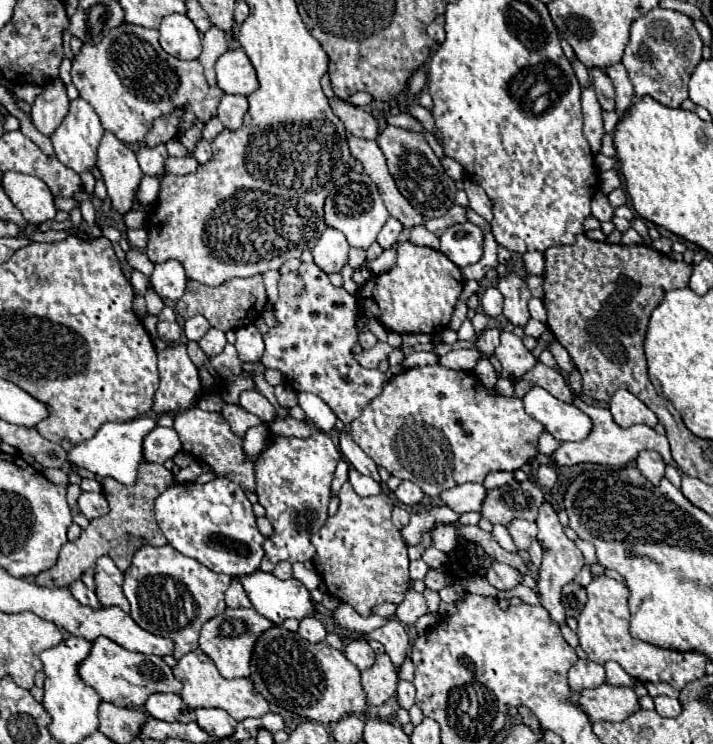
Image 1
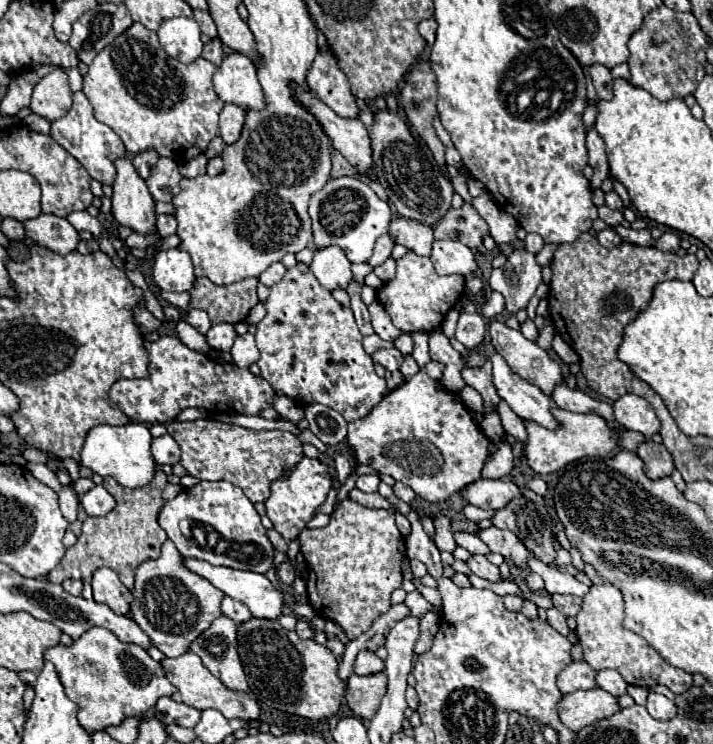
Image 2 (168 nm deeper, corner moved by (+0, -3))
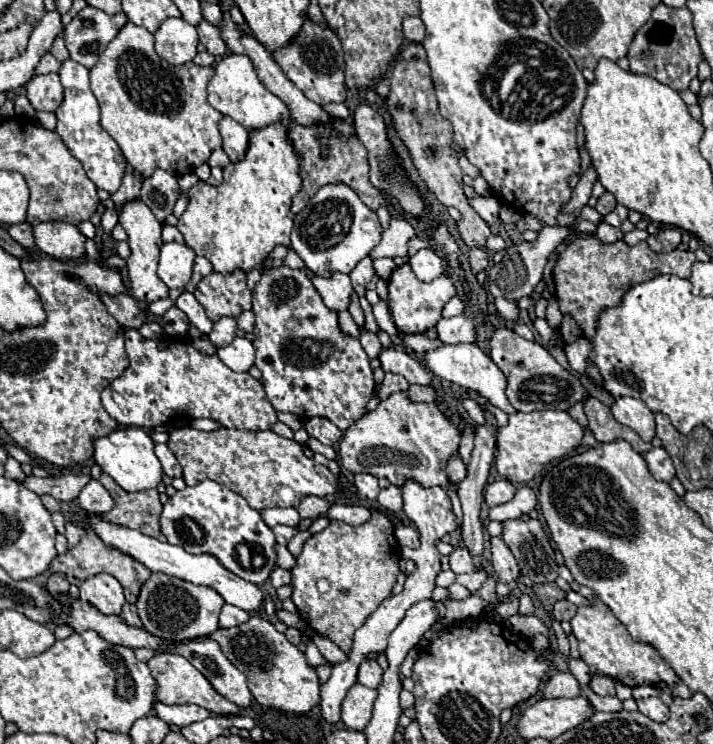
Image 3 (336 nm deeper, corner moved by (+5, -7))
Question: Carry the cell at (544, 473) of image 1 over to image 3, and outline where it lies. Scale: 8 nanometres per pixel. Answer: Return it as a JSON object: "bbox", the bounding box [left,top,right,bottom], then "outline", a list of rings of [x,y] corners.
{"bbox":[488,486,536,522],"outline":[[[522,486],[522,488],[518,488],[514,500],[490,508],[488,518],[504,522],[504,520],[512,520],[512,518],[522,518],[534,508],[536,508],[536,494],[532,492],[532,488]]]}

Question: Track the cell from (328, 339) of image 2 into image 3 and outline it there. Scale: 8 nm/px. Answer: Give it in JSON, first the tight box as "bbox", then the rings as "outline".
{"bbox":[252,266,374,430],"outline":[[[288,266],[268,268],[256,288],[252,290],[252,312],[256,314],[254,324],[254,348],[256,348],[256,366],[262,372],[262,386],[266,398],[278,412],[290,412],[300,418],[328,418],[340,430],[352,426],[358,418],[364,416],[366,404],[372,396],[374,378],[366,352],[362,350],[358,338],[342,334],[338,326],[336,312],[326,308],[322,296],[312,286],[304,270],[292,270]]]}

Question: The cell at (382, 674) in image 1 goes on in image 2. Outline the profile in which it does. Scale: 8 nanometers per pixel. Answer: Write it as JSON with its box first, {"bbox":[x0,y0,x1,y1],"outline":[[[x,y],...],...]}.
{"bbox":[347,672,387,720],"outline":[[[377,672],[369,676],[357,676],[351,674],[349,680],[349,690],[347,690],[347,706],[359,716],[371,720],[375,712],[379,710],[381,698],[387,692],[387,674]]]}

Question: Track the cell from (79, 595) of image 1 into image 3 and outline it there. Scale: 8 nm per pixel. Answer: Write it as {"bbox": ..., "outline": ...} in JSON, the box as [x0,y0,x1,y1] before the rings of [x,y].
{"bbox":[46,574,68,594],"outline":[[[50,574],[48,582],[46,582],[46,590],[50,594],[58,594],[58,592],[68,592],[68,580],[62,574]]]}

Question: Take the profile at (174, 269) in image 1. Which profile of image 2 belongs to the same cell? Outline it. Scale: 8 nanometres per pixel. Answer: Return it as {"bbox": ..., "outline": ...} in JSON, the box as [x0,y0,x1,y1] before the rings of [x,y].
{"bbox":[153,250,195,292],"outline":[[[165,250],[155,256],[153,280],[165,292],[189,292],[195,282],[191,256],[183,250]]]}

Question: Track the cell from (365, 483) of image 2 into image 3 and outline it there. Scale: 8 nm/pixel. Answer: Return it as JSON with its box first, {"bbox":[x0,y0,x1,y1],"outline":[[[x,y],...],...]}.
{"bbox":[354,474,380,500],"outline":[[[354,474],[354,486],[358,488],[358,496],[364,500],[376,500],[380,492],[378,478],[372,474]]]}

